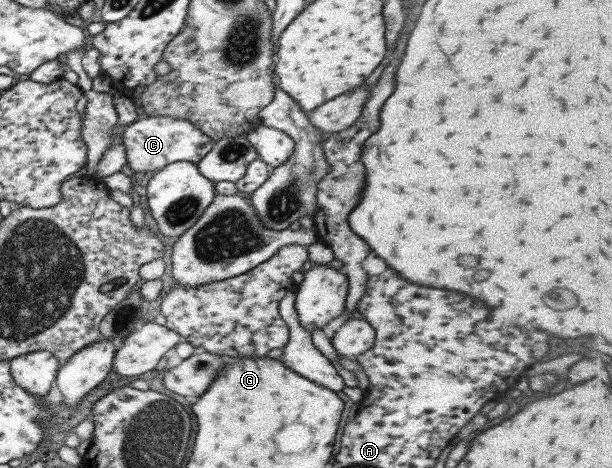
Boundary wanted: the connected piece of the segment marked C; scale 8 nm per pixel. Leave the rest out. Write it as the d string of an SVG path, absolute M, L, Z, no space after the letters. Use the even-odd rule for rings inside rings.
M165 115L137 118L132 124L126 126L122 133L122 145L125 149L126 164L135 173L137 171L156 171L165 165L177 161L198 163L210 151L213 140L206 137L196 125L178 117Z

